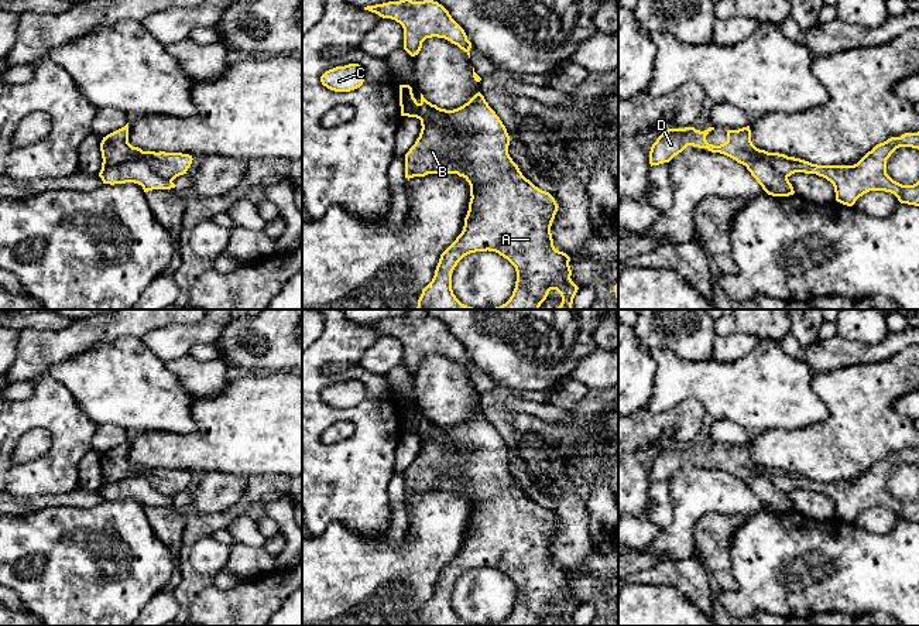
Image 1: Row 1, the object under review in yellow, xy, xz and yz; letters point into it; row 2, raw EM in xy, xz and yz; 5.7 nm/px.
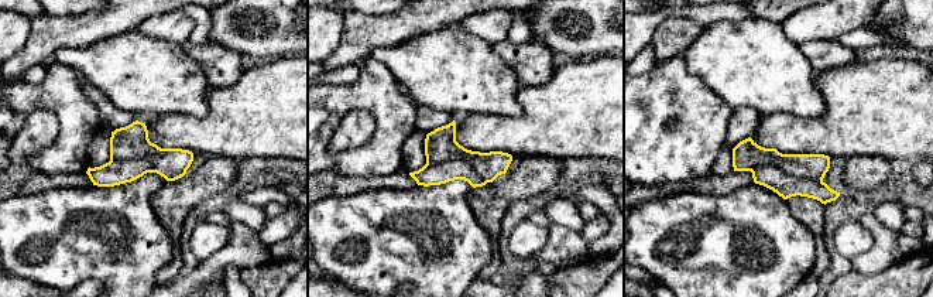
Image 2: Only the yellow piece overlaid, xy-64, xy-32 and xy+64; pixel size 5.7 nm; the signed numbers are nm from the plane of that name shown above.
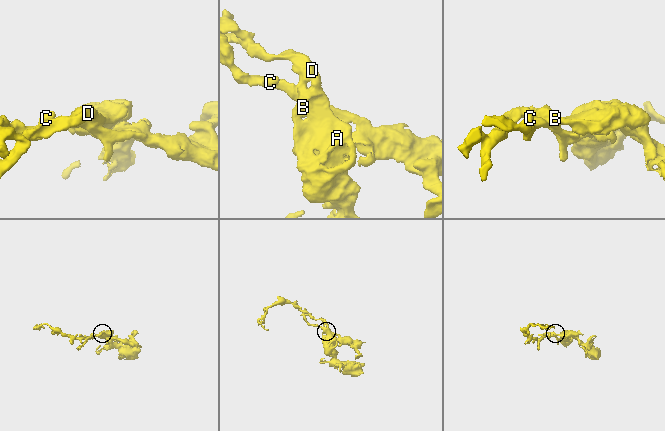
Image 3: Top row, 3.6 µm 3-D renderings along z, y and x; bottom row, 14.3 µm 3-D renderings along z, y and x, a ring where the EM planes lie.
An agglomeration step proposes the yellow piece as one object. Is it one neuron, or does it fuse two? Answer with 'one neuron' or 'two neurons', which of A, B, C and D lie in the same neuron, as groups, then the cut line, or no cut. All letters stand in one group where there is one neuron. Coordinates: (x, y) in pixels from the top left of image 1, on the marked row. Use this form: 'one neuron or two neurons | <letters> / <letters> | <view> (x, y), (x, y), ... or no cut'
two neurons | A B D / C | xy (102, 167), (143, 160), (171, 181)

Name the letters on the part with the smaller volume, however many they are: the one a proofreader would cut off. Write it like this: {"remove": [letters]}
{"remove": ["C"]}

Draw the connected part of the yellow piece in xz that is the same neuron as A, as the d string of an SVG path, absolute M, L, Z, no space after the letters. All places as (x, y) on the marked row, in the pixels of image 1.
M479 92L463 106L446 110L428 102L421 93L421 133L415 144L405 154L405 178L425 177L428 174L457 174L470 185L469 211L464 226L456 240L440 254L432 281L422 290L416 309L477 309L462 304L452 290L452 273L457 263L476 252L495 252L507 259L517 271L515 288L510 300L490 309L539 309L551 290L556 290L562 302L556 309L572 309L579 287L572 281L570 257L555 249L551 226L558 212L555 198L535 187L519 171L508 154L510 136L505 126Z

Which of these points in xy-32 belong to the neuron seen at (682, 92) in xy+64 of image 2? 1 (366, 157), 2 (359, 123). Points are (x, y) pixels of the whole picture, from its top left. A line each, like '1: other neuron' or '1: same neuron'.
1: same neuron
2: other neuron

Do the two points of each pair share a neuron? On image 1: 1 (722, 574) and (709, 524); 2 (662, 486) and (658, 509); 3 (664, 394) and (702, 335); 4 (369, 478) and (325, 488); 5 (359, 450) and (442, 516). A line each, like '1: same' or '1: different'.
1: same
2: same
3: different
4: same
5: different

